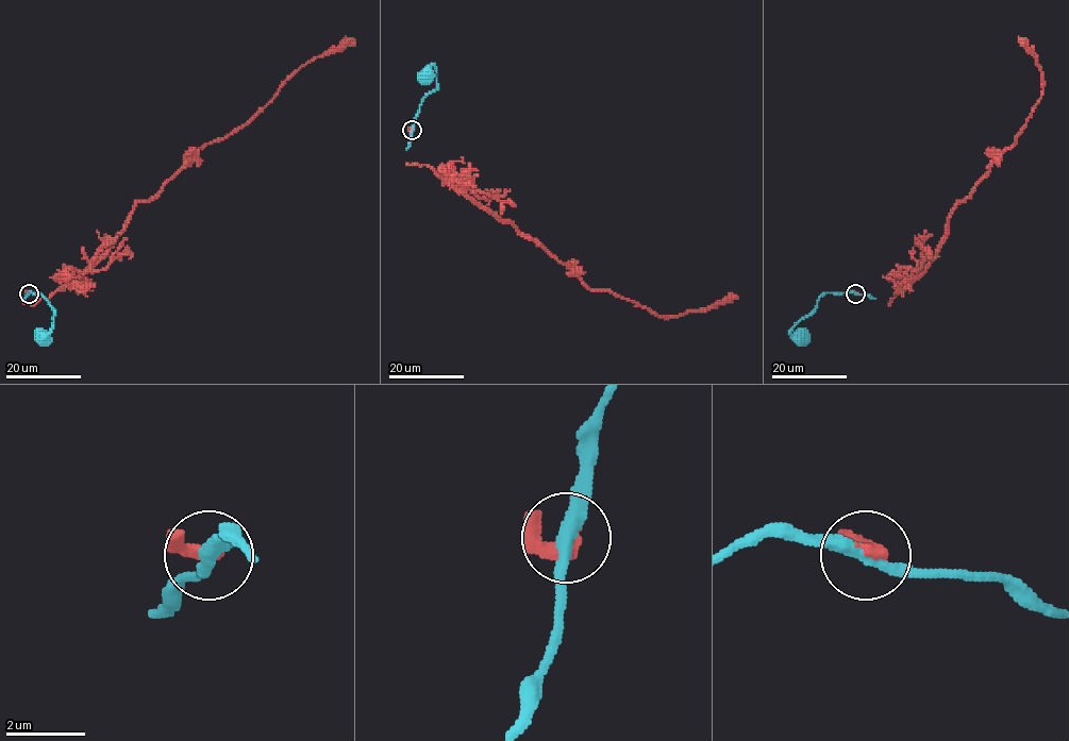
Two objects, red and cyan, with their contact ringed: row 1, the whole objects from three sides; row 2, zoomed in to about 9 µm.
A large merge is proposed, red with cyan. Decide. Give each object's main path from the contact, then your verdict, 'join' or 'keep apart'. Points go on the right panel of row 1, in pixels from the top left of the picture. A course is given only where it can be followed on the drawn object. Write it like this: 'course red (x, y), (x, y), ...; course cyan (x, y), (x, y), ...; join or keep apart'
course red (856, 292), (889, 303), (937, 252), (953, 208), (1016, 142), (1042, 93), (1041, 69), (1022, 40); course cyan (856, 292), (824, 292), (813, 310), (790, 333), (803, 337); join

